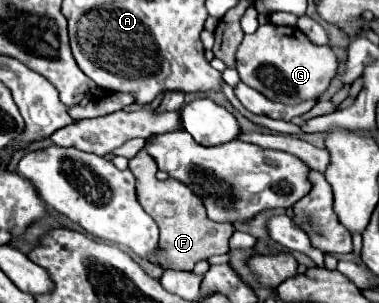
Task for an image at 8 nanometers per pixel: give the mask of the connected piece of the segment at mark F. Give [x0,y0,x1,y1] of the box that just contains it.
[129,150,235,272]

